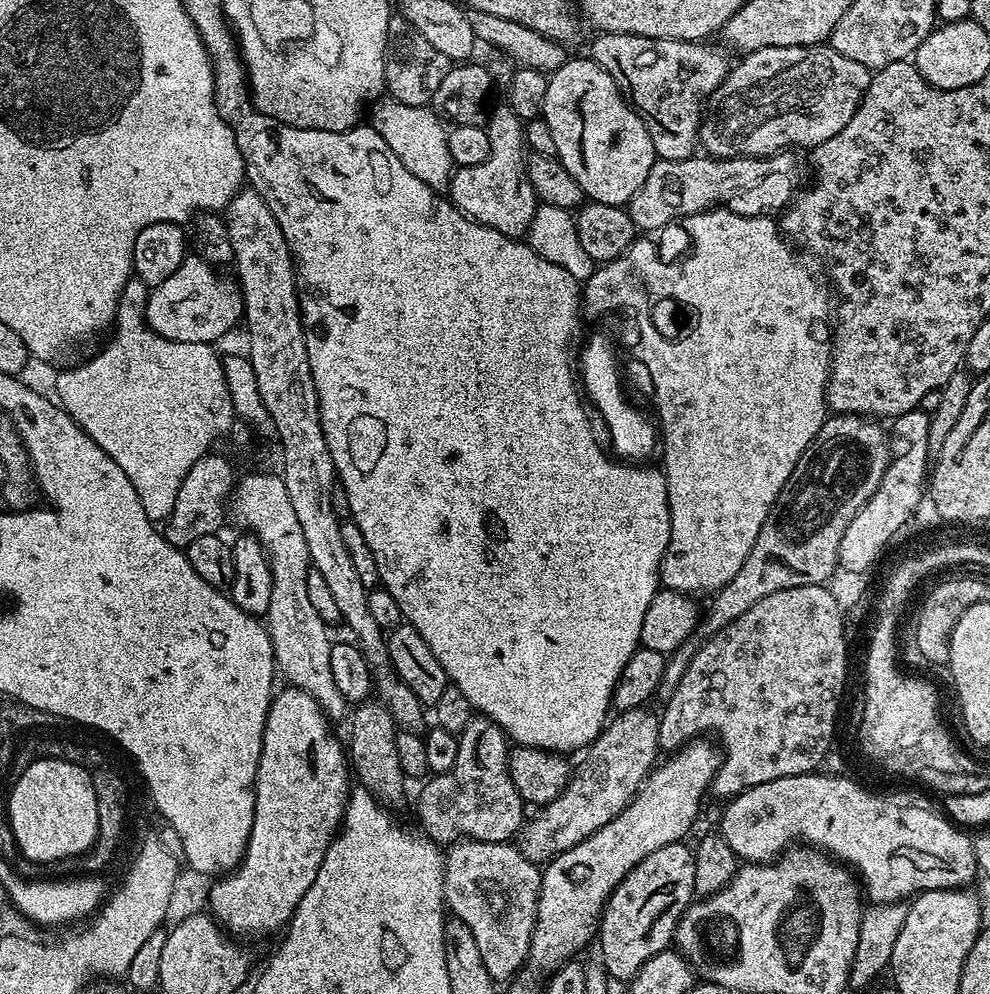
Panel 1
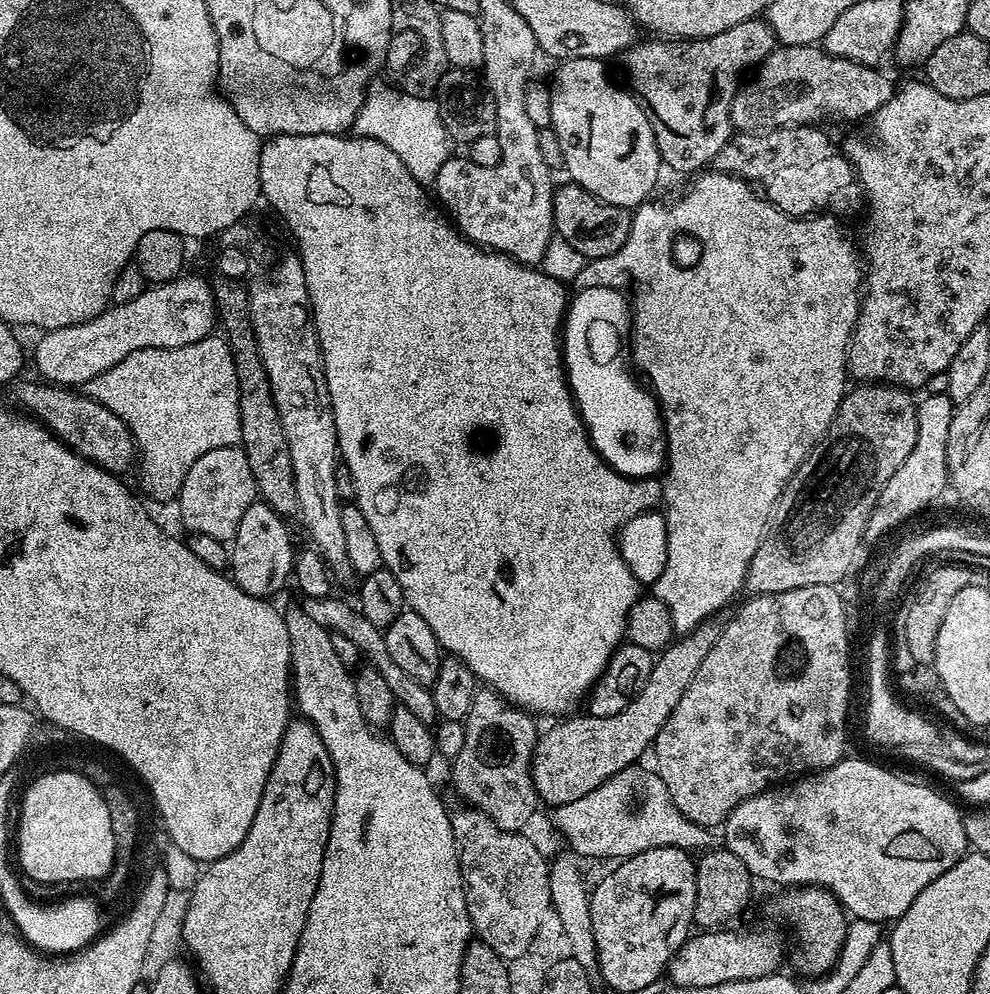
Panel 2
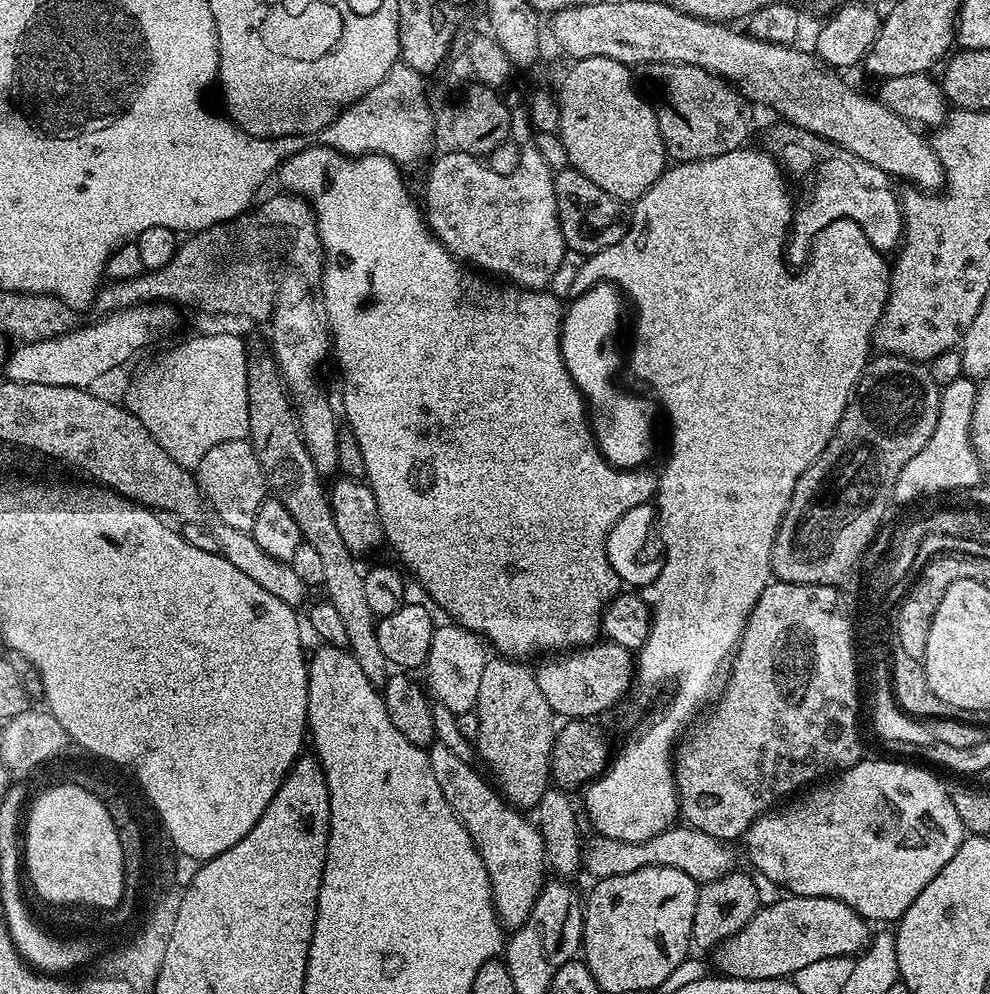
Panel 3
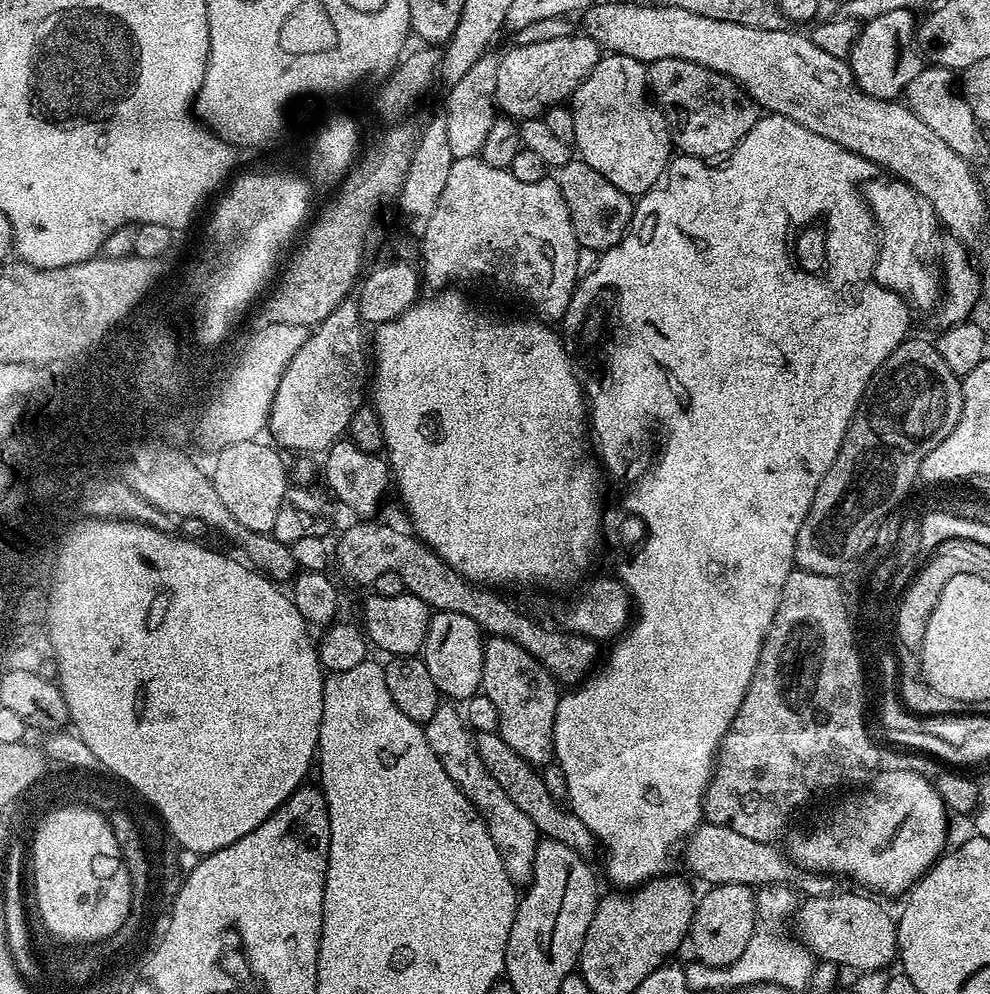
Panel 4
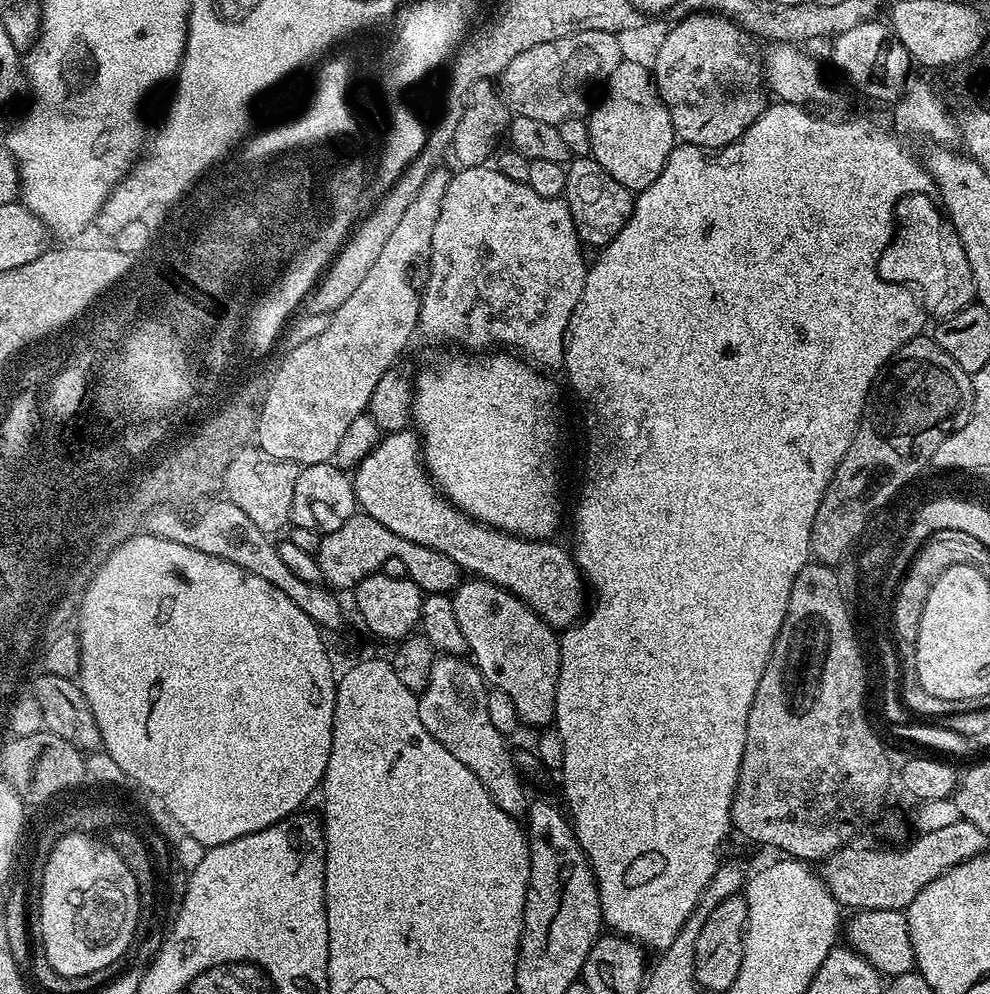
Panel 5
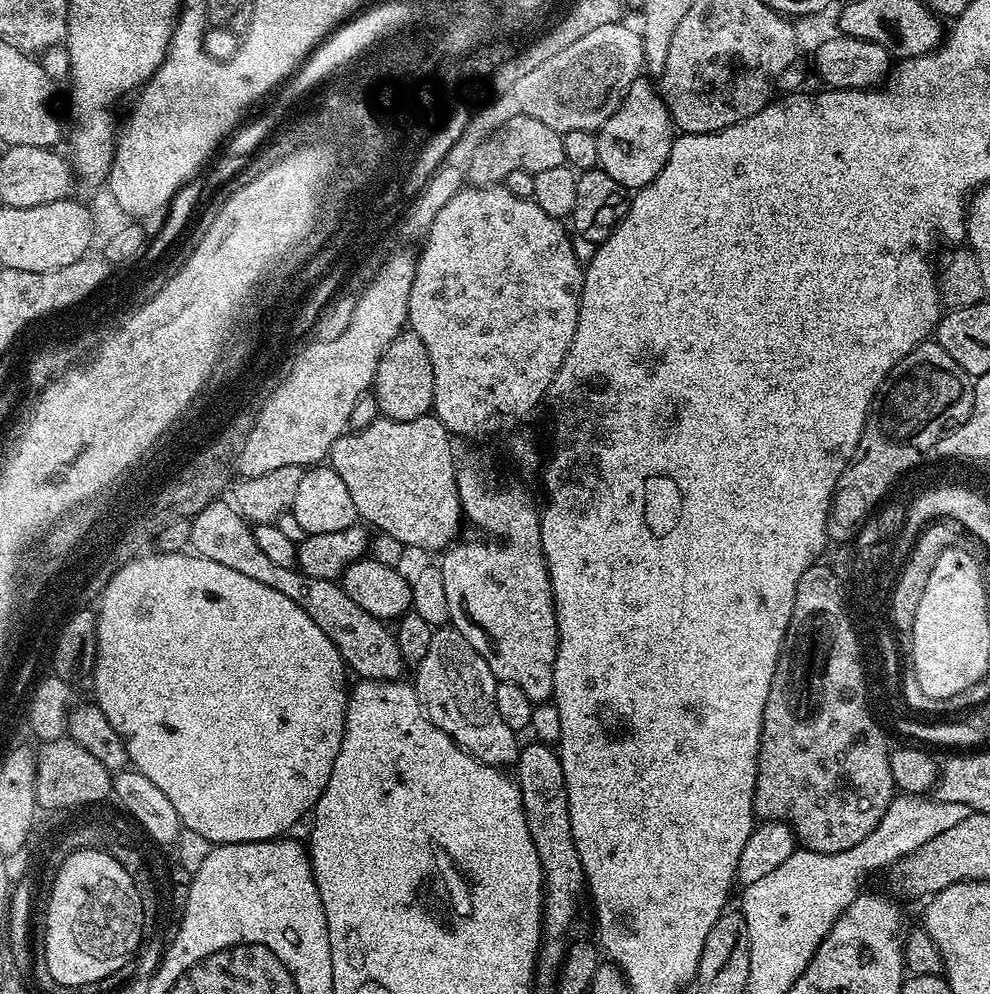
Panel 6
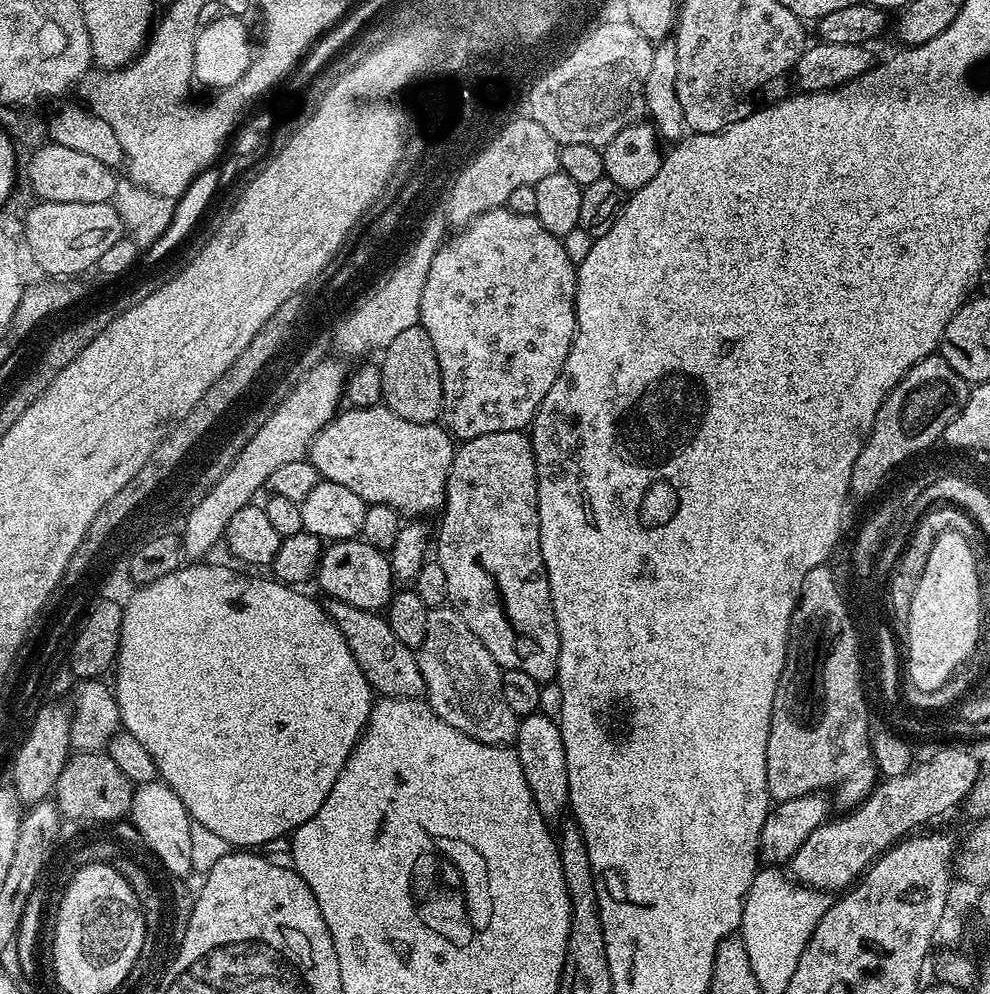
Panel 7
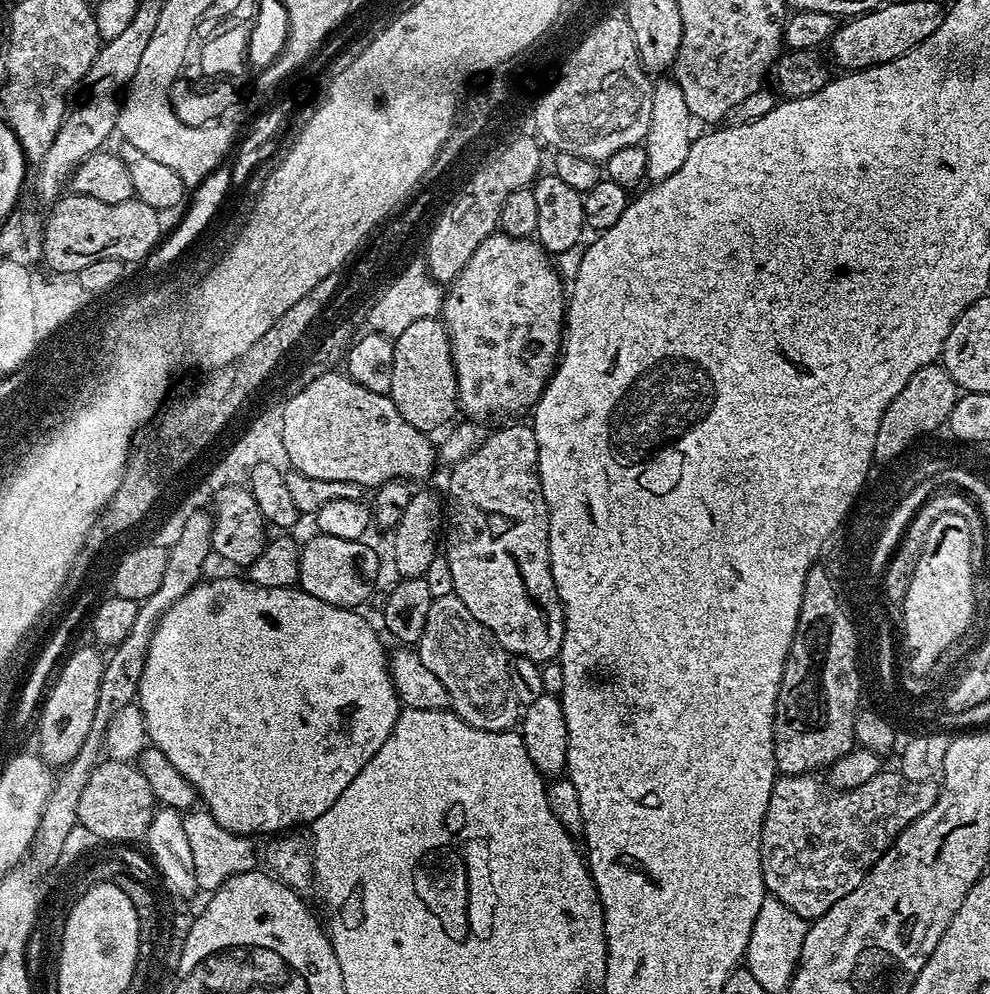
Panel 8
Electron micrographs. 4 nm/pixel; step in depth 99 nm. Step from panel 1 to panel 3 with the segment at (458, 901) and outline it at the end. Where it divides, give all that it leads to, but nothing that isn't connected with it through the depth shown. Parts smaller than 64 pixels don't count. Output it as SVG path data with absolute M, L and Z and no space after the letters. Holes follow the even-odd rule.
M433 743L427 749L427 753L430 758L430 770L434 770L434 779L438 782L438 786L442 786L442 794L446 794L446 802L452 807L453 814L466 826L466 830L486 866L486 874L490 878L492 887L492 905L496 908L497 920L505 929L521 928L526 922L530 910L534 910L534 902L546 883L544 842L539 828L529 817L529 821L524 817L527 815L523 811L508 804L487 779L484 781L472 769L474 767L471 763L458 758L457 754L452 754L449 749L444 748L443 744Z

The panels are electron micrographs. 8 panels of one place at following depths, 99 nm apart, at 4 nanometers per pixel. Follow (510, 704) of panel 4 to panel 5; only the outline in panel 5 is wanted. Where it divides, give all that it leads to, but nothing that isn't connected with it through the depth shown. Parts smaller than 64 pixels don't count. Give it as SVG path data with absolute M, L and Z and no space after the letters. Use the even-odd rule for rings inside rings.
M479 578L465 579L451 593L454 618L462 626L462 638L466 638L468 652L484 676L485 685L502 690L514 706L521 725L544 730L556 719L556 691L560 673L560 637L551 626L536 615L527 604L512 592Z

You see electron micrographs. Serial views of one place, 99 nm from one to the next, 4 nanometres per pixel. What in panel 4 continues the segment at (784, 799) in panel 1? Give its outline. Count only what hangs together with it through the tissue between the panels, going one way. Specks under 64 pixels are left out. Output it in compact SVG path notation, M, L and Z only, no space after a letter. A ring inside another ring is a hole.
M908 768L883 772L872 777L860 797L852 796L849 800L842 801L825 824L820 824L813 832L796 836L789 842L786 852L793 864L806 871L835 874L837 877L853 876L861 884L861 889L881 897L903 897L911 892L913 886L946 851L944 843L948 840L950 812L944 807L931 779L928 781L926 777L919 776Z

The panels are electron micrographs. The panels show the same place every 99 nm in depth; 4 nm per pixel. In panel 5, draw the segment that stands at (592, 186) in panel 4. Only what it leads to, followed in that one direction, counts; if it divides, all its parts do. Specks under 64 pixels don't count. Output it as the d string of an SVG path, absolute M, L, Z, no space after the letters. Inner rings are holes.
M576 158L566 168L566 190L563 194L570 214L574 218L574 226L581 241L585 245L608 244L626 226L632 213L634 194L622 182L614 182L597 160Z

